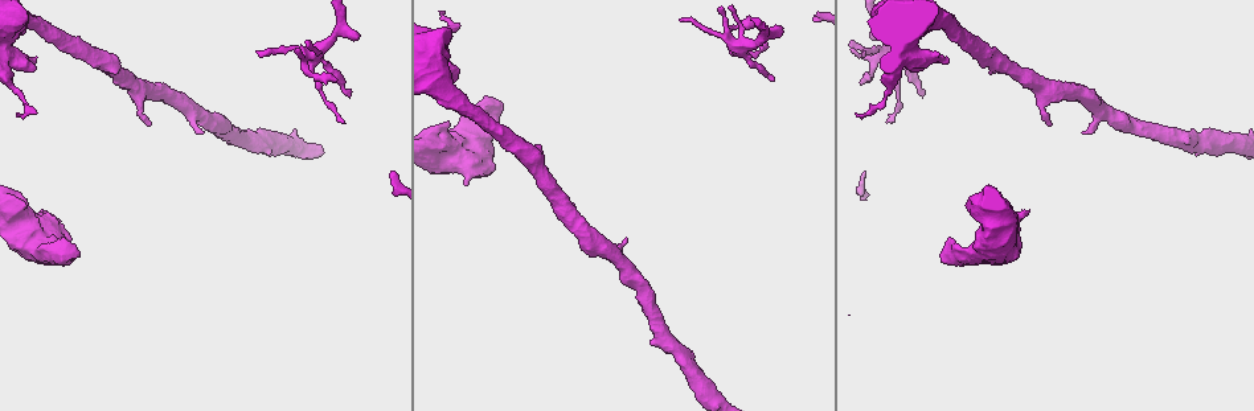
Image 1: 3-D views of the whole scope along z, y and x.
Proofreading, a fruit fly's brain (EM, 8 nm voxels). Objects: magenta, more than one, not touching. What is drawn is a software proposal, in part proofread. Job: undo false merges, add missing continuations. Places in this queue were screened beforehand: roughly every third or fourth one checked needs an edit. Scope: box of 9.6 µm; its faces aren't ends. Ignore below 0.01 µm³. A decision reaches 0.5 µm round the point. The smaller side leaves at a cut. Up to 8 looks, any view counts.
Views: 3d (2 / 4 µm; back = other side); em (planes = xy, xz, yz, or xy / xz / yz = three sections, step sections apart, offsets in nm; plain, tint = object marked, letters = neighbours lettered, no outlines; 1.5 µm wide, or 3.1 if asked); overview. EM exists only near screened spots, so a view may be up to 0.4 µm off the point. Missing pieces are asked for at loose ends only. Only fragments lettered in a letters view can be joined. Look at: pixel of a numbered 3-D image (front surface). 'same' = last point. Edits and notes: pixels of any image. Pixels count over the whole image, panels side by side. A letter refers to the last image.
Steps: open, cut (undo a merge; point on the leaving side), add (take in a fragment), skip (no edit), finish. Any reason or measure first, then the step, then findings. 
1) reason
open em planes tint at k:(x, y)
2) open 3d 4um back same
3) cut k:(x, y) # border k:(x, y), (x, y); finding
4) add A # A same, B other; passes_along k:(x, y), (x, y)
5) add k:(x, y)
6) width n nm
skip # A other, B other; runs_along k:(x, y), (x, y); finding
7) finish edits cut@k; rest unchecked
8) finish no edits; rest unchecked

thin end
open em xy step 8 tint at 1:(868, 78)

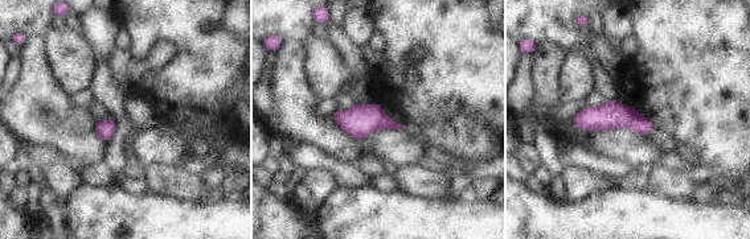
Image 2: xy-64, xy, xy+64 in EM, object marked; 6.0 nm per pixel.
see the neighbours
open em xy step 8 letters same

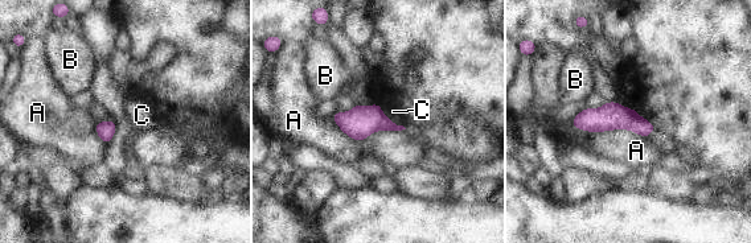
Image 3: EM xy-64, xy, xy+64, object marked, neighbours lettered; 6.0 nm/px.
width 110 nm
skip # A other, B other, C other; border 3:(331, 116), (355, 140), (406, 128); none of them fits

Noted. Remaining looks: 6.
thick end
open 3d 4um at 1:(947, 57)

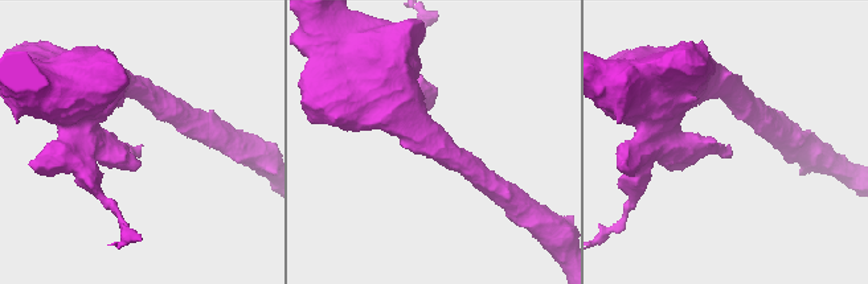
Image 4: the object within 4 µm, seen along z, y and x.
need the tissue
open em planes letters at 4:(139, 146)

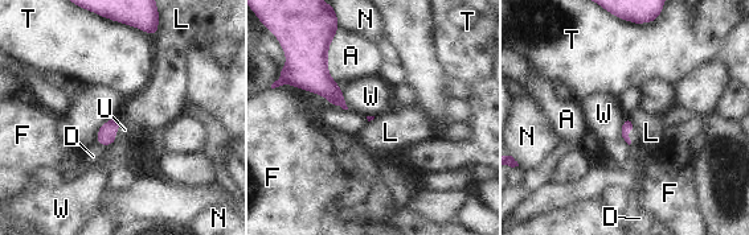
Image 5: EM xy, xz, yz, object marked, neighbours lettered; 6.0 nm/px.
add U # A other, D other, F other, L other, N other, T other, U same, W other; passes_along 5:(106, 134), (118, 130), (125, 130); it goes on there

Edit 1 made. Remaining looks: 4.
thick end
open 3d 2um at 1:(1027, 210)

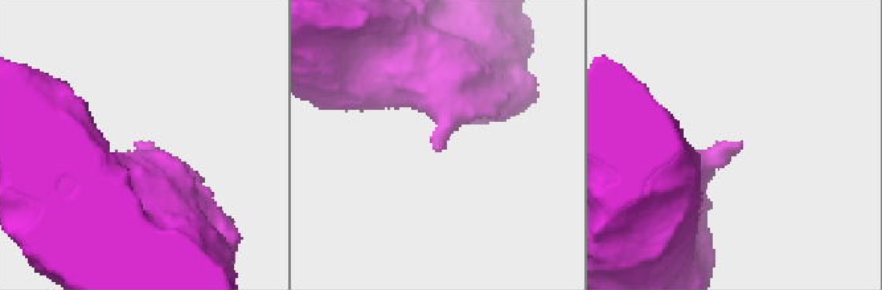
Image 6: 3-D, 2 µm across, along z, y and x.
open em xy step 4 plain at 6:(438, 149)

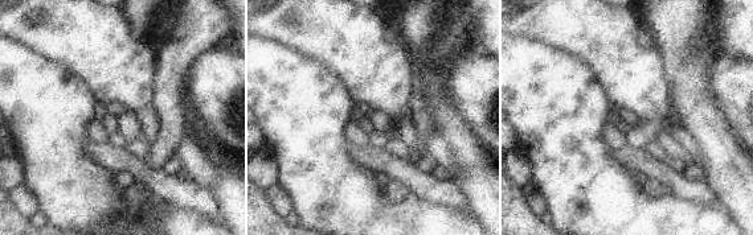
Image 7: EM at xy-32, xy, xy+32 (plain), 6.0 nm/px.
open em xy step 4 letters same

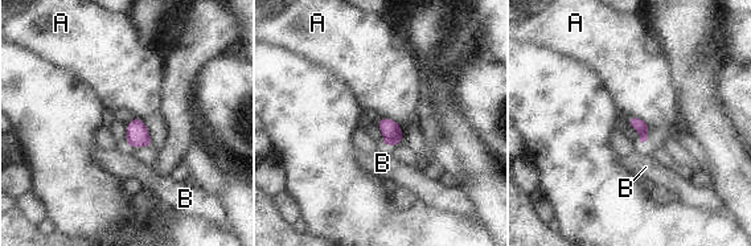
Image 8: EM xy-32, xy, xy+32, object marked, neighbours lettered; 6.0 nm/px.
skip # A other, B other; border 8:(630, 117), (647, 123), (645, 142); none of them fits

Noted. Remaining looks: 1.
finish edits add@5; rest unchecked

